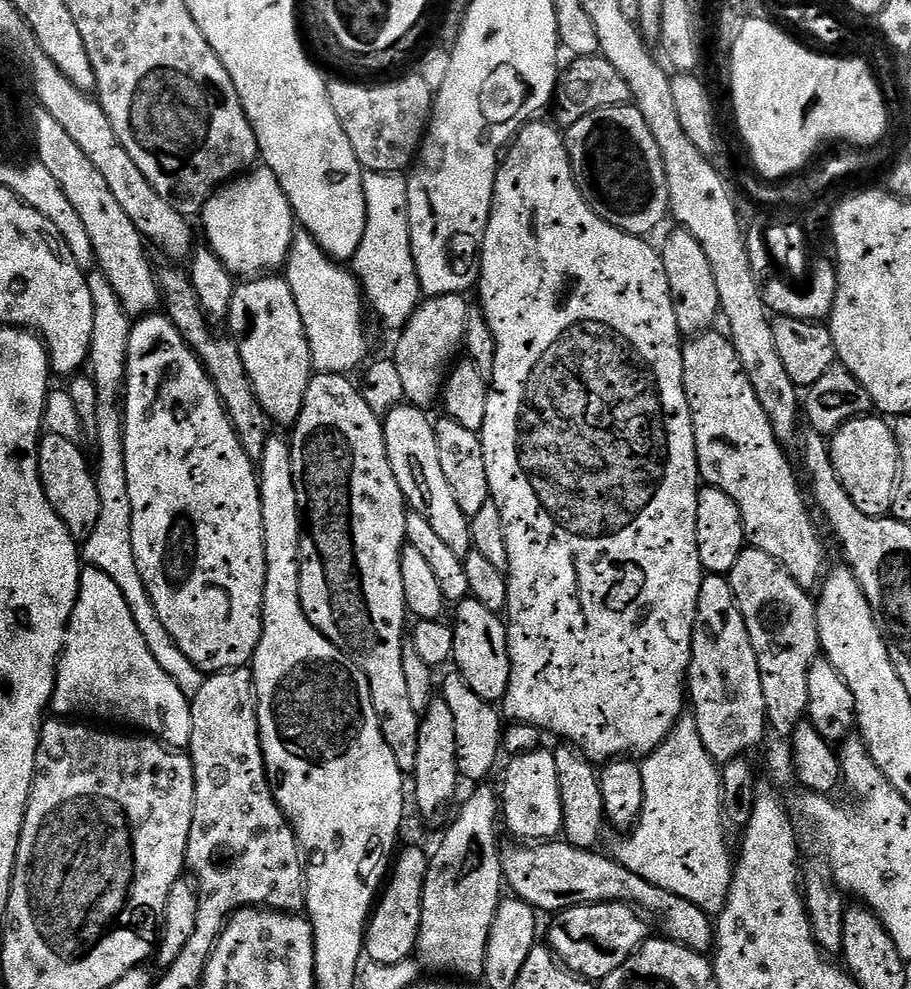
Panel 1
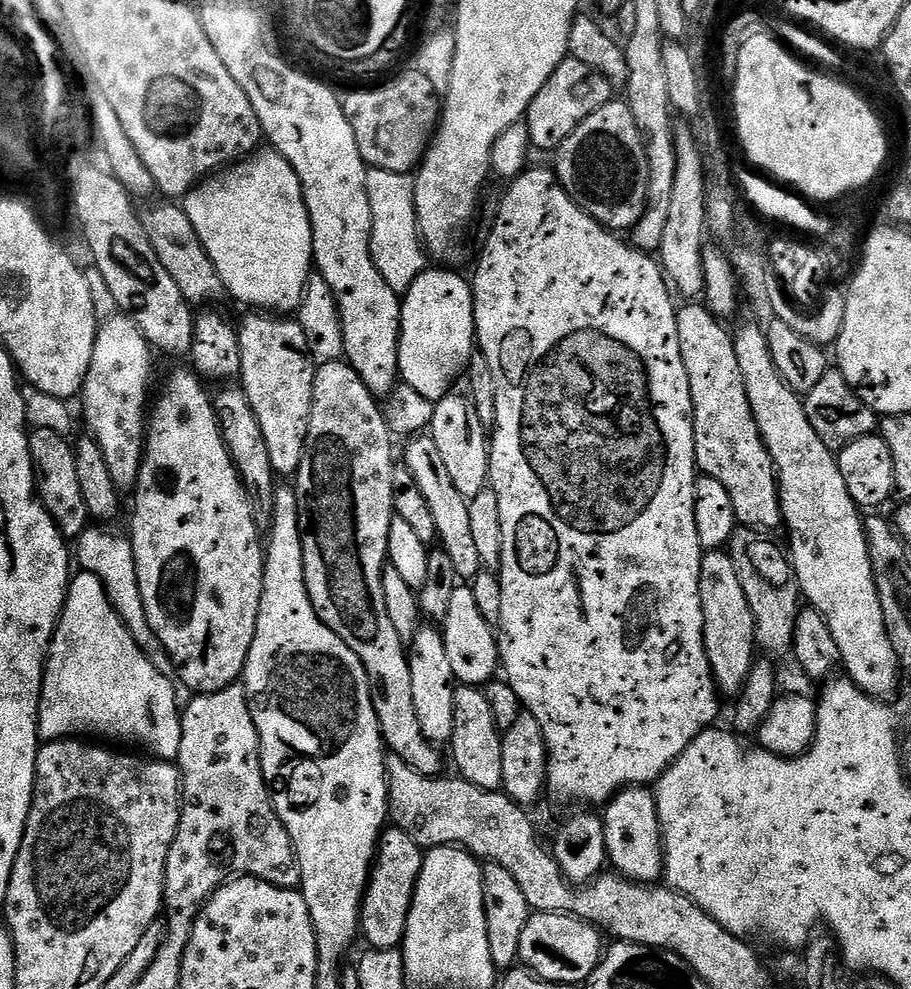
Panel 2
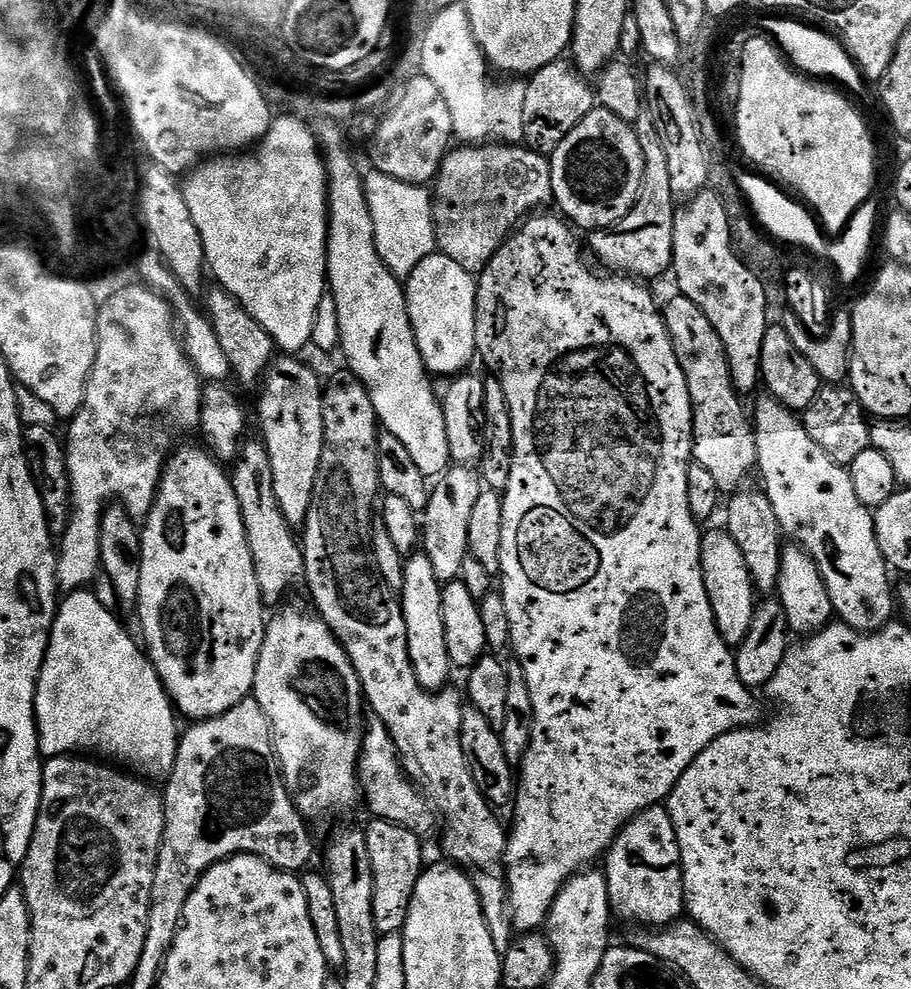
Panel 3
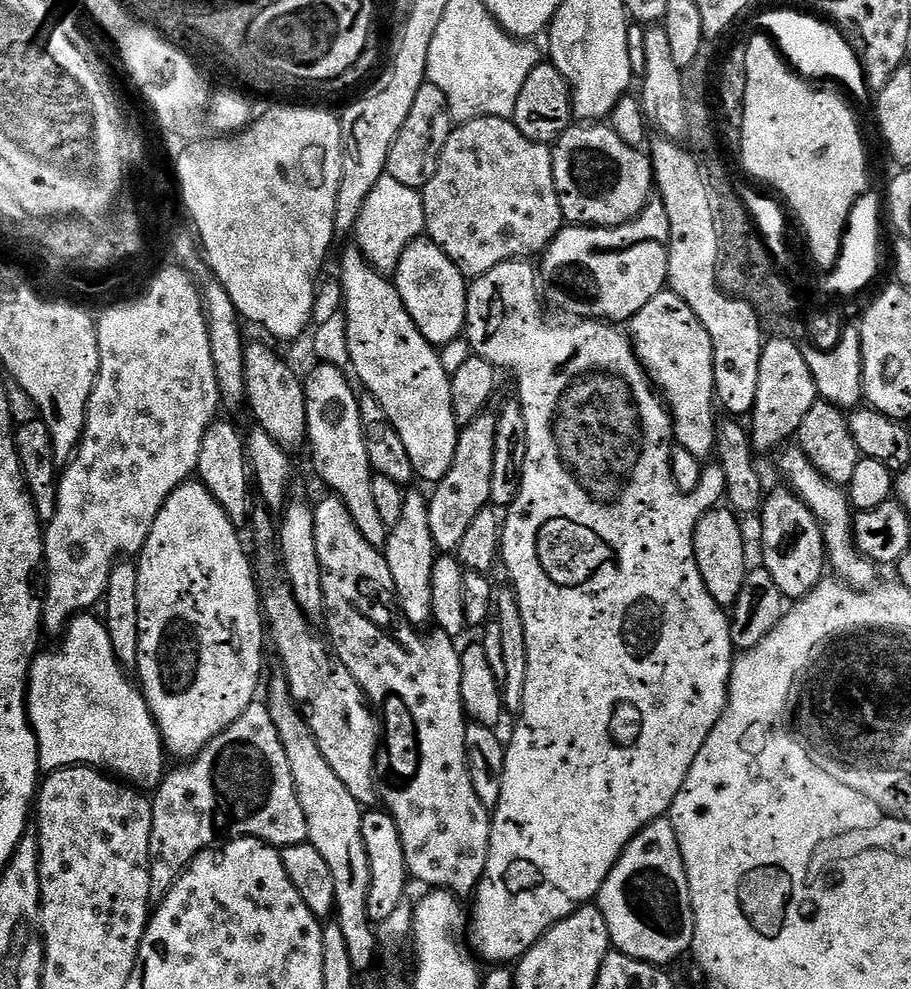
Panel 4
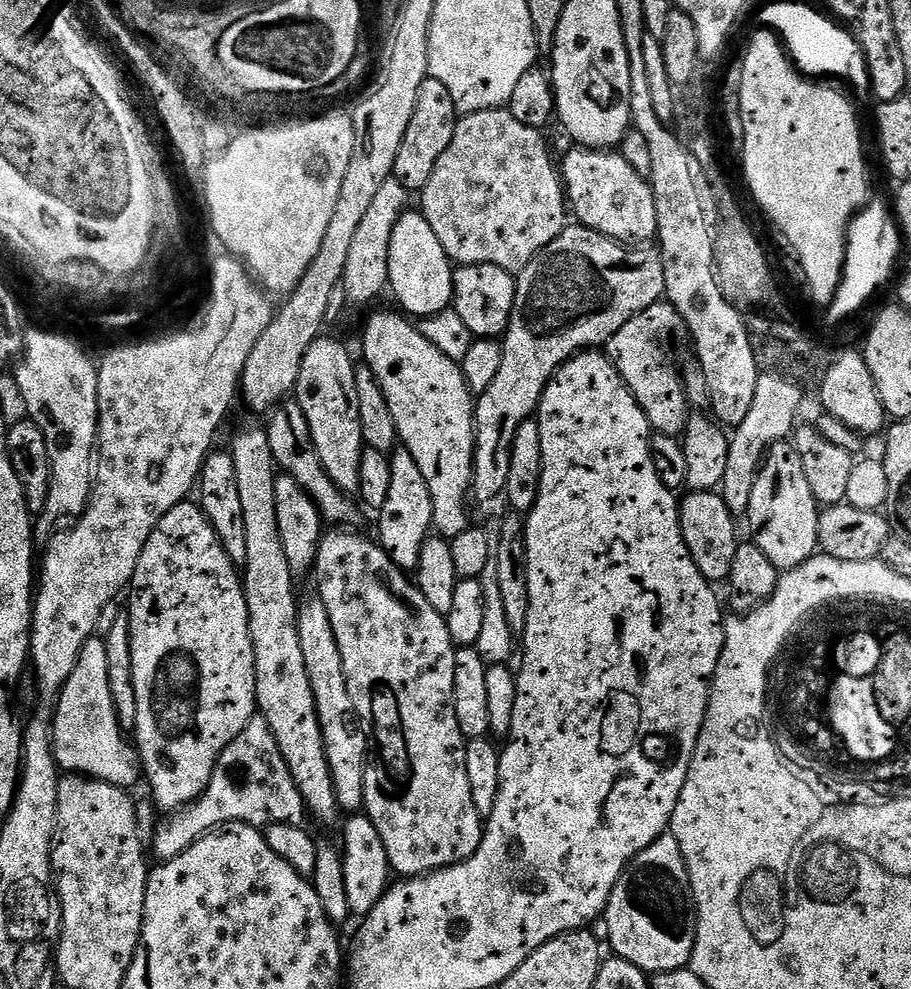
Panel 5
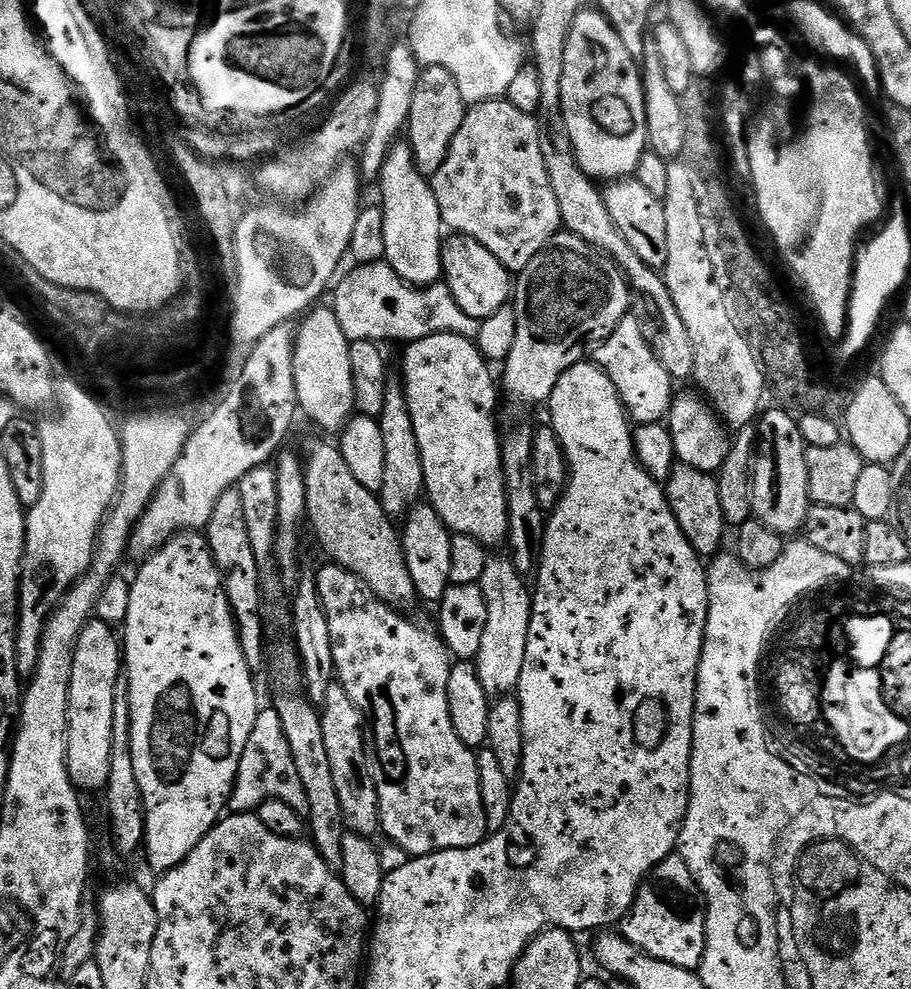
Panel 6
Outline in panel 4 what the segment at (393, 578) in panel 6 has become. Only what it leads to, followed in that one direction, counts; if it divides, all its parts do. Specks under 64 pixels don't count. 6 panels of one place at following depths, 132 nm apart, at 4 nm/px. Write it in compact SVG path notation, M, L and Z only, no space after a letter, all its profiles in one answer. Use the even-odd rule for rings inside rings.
M249 343L244 350L246 358L246 404L252 408L255 423L282 450L290 454L305 451L308 444L308 419L306 418L306 394L304 393L304 380L296 377L296 372L271 348L273 345Z

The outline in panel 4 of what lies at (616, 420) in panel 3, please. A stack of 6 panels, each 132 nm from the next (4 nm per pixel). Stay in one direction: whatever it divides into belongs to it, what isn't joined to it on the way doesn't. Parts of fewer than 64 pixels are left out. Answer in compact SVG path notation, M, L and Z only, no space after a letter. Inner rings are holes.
M527 259L507 260L502 262L502 266L494 266L494 270L490 270L486 274L475 277L468 286L468 301L466 302L466 339L468 345L471 346L475 355L486 358L486 362L495 364L497 369L504 370L509 368L516 375L516 392L522 410L526 414L526 466L522 466L522 486L518 490L518 498L514 498L514 502L507 508L507 516L502 522L502 531L500 534L500 555L502 557L502 568L508 571L510 587L518 598L518 606L522 610L522 623L526 625L526 654L528 655L528 665L526 666L526 694L522 702L522 710L518 713L519 719L524 719L524 724L520 724L512 732L512 741L507 741L504 753L506 754L506 774L502 774L501 797L498 798L498 804L492 816L492 833L490 834L490 854L486 862L486 870L484 876L480 879L480 885L477 886L474 893L474 901L476 905L472 908L472 948L484 960L489 960L492 966L508 966L513 962L519 961L531 948L539 942L546 934L546 930L550 930L558 922L562 922L570 914L574 914L580 908L591 905L593 901L599 897L602 890L602 882L606 882L606 878L610 874L610 870L614 870L614 866L618 862L618 858L624 852L624 848L629 844L638 833L643 830L646 825L655 820L667 817L672 811L672 803L674 798L678 798L678 790L682 790L682 786L686 782L686 774L690 774L690 766L694 766L694 758L698 758L698 750L702 750L702 746L706 742L706 738L710 738L710 730L714 730L714 726L718 722L718 718L722 718L722 714L728 705L728 683L730 682L730 674L732 673L732 661L734 659L734 649L732 646L732 626L730 616L725 609L720 607L718 602L714 602L714 598L710 598L710 590L706 590L706 582L702 582L702 574L698 574L698 562L694 558L694 550L690 547L690 541L696 522L700 521L710 509L719 507L725 499L727 492L726 474L718 464L705 465L702 477L698 480L697 489L692 492L680 492L678 486L672 477L672 467L670 466L670 458L672 457L672 449L674 447L674 437L672 435L672 413L668 411L659 391L654 387L648 375L644 372L644 367L640 365L640 360L636 356L636 351L632 348L631 339L623 331L620 332L615 323L601 322L598 320L580 320L579 322L568 322L572 324L524 324L524 312L536 312L540 308L540 300L542 304L542 288L538 283L538 268L535 263L529 262Z

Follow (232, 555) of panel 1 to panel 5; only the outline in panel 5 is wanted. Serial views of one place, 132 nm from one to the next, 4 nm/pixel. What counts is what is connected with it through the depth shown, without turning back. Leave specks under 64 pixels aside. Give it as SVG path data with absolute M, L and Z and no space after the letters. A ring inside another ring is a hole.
M185 502L174 506L162 522L150 534L150 542L146 542L146 550L142 550L142 558L138 558L138 566L134 570L131 585L132 597L128 600L126 614L130 618L130 638L132 639L132 657L134 658L134 694L138 694L138 718L134 729L134 744L140 753L140 762L146 784L152 787L152 796L167 810L179 810L199 799L206 790L212 775L216 770L216 763L221 754L246 730L246 726L257 715L256 707L256 679L254 678L254 646L250 636L250 618L248 617L248 603L244 593L244 582L237 565L232 563L228 552L222 546L214 526L200 509L199 503Z

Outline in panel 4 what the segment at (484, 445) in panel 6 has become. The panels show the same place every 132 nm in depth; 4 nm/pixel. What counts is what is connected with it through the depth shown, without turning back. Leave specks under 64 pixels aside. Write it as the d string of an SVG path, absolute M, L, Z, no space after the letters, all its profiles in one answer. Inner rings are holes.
M349 246L341 254L338 279L340 287L344 289L342 314L346 318L346 338L350 342L351 371L354 376L356 372L355 379L364 383L363 391L378 398L378 406L382 406L382 410L386 410L386 418L394 422L402 442L406 445L406 451L410 454L416 476L429 482L440 480L454 462L454 450L458 446L461 425L454 418L450 394L452 382L448 372L442 370L439 351L420 333L414 318L410 318L395 283L389 277L380 275L359 248Z

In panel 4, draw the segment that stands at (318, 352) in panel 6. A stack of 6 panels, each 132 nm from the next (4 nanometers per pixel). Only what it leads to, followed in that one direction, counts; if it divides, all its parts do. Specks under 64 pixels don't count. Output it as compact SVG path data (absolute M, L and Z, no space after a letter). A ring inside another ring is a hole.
M317 363L315 367L304 380L308 444L310 452L312 448L312 464L316 467L321 482L328 487L327 491L337 496L346 506L346 510L350 510L350 518L354 518L358 534L362 534L362 538L366 538L370 546L383 549L390 529L386 522L382 522L378 506L374 502L374 473L370 466L370 454L366 454L357 389L352 389L353 381L345 369L322 363Z

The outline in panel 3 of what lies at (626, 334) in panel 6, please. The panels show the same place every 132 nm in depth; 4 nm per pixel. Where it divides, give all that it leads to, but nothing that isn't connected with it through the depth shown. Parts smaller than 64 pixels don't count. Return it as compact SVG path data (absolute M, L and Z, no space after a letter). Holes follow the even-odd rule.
M673 296L662 311L692 399L692 460L711 474L721 494L741 491L748 475L757 471L753 421L749 413L748 416L744 413L741 393L730 378L730 366L718 330L710 326L710 318L706 318L690 298Z

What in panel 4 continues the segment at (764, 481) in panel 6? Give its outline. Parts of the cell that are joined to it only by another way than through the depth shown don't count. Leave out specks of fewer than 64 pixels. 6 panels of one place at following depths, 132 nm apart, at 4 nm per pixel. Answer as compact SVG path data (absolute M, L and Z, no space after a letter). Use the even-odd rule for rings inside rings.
M781 486L777 492L769 491L758 513L760 520L760 552L764 555L762 566L774 578L778 590L789 601L799 602L809 596L820 585L820 581L826 576L826 549L820 523L814 518L814 514L808 509L799 496L787 486Z

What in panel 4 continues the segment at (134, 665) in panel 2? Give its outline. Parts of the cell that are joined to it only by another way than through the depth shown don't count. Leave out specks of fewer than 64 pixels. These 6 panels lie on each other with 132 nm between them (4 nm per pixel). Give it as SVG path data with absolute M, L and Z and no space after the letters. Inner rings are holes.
M81 614L72 619L62 633L61 644L53 652L41 651L28 671L28 721L36 731L40 767L45 773L60 768L94 768L137 789L155 790L166 775L164 740L143 691L128 681L129 673L118 662L103 619L92 615L96 614Z

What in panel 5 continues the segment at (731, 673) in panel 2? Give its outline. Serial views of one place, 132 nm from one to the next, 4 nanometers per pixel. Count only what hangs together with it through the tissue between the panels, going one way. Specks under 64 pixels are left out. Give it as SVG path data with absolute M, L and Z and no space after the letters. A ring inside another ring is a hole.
M719 491L691 492L684 500L679 501L680 538L688 547L690 558L694 558L694 566L698 566L701 574L709 582L727 581L730 570L734 566L734 554L738 537L736 537L737 521L730 514L726 502Z

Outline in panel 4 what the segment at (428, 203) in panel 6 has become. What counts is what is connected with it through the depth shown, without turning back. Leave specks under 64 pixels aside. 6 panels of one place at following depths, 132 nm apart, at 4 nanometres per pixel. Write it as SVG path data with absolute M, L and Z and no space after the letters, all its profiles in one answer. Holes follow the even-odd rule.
M427 238L410 242L396 267L394 283L410 318L433 346L461 339L466 328L469 281L437 244Z

